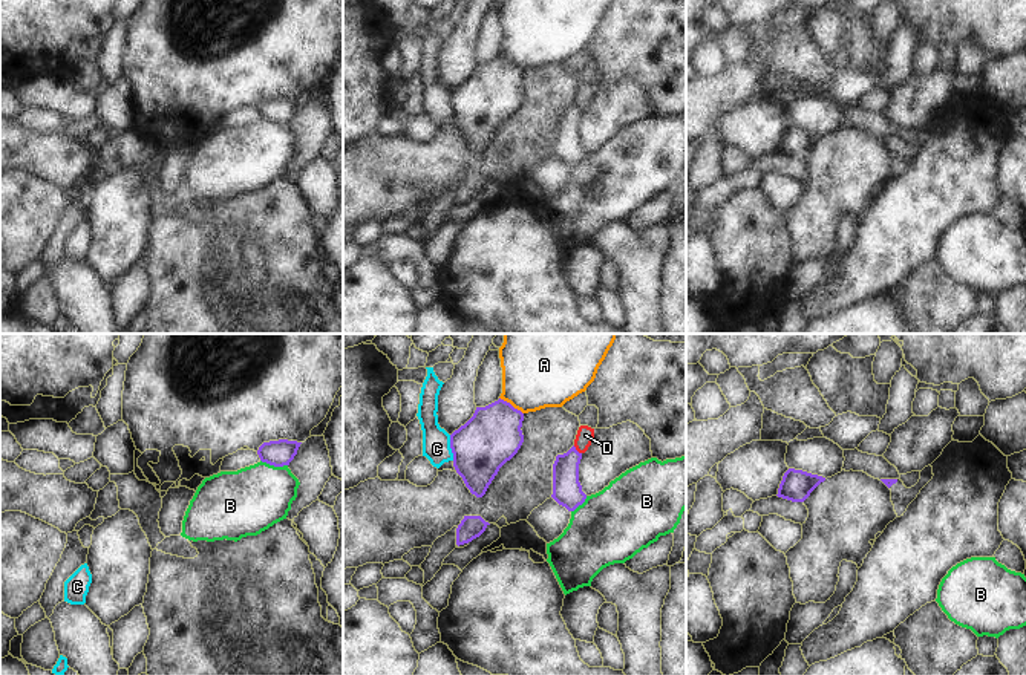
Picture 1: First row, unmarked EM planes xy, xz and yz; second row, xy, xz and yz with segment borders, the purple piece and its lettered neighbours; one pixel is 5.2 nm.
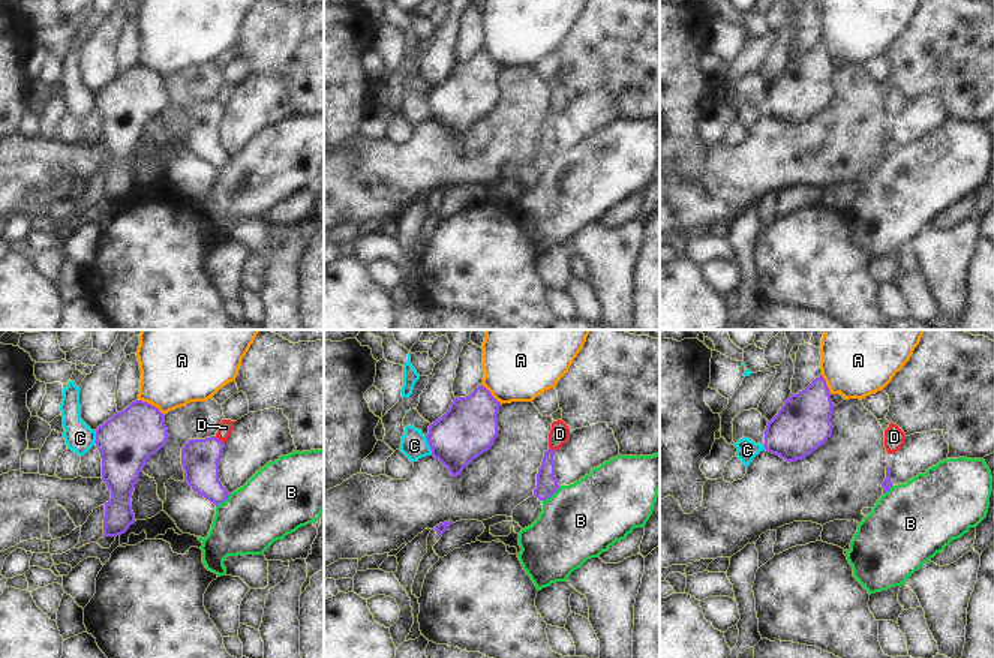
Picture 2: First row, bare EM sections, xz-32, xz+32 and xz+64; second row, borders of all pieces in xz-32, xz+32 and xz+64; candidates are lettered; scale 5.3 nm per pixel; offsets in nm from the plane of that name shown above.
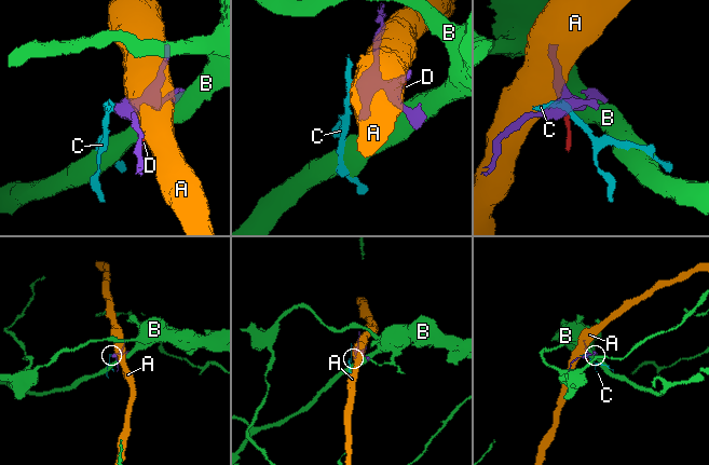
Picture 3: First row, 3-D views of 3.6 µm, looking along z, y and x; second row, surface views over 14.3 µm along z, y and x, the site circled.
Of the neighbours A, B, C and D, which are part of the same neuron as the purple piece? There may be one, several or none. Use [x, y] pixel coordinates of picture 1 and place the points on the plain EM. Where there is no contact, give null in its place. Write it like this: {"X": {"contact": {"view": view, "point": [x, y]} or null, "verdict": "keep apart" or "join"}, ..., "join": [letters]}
{"A": {"contact": {"view": "xz", "point": [510, 61]}, "verdict": "keep apart"}, "B": {"contact": {"view": "xy", "point": [274, 123]}, "verdict": "keep apart"}, "C": {"contact": {"view": "xz", "point": [450, 104]}, "verdict": "keep apart"}, "D": {"contact": {"view": "xz", "point": [576, 107]}, "verdict": "keep apart"}, "join": []}

